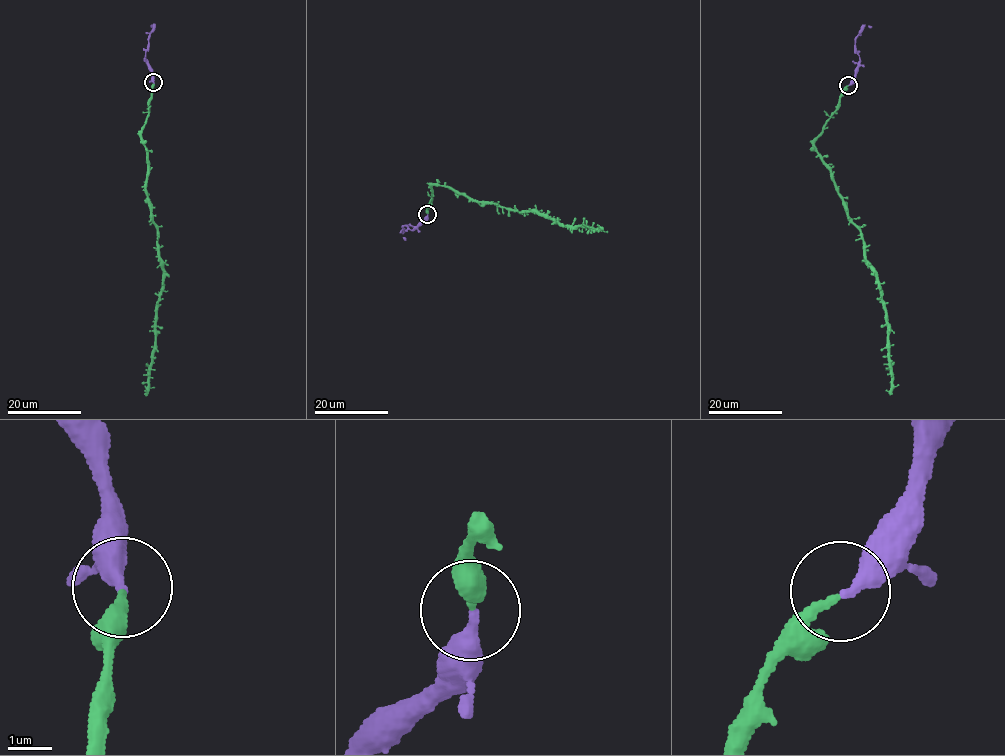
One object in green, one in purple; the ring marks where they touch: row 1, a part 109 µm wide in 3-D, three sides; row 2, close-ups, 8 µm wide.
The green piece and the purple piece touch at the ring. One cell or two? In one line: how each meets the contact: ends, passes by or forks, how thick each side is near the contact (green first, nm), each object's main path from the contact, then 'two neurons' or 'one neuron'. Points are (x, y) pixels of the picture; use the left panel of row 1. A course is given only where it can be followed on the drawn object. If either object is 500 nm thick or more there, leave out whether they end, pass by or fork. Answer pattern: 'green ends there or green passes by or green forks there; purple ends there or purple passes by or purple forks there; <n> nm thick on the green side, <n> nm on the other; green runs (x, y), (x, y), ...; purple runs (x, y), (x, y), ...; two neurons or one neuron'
green ends there; purple ends there; 200 nm thick on the green side, 300 nm on the other; green runs (153, 82), (141, 141), (148, 166), (146, 186), (156, 230), (163, 283), (158, 304), (155, 350), (145, 391); purple runs (153, 82), (152, 68), (145, 58), (152, 26); one neuron

